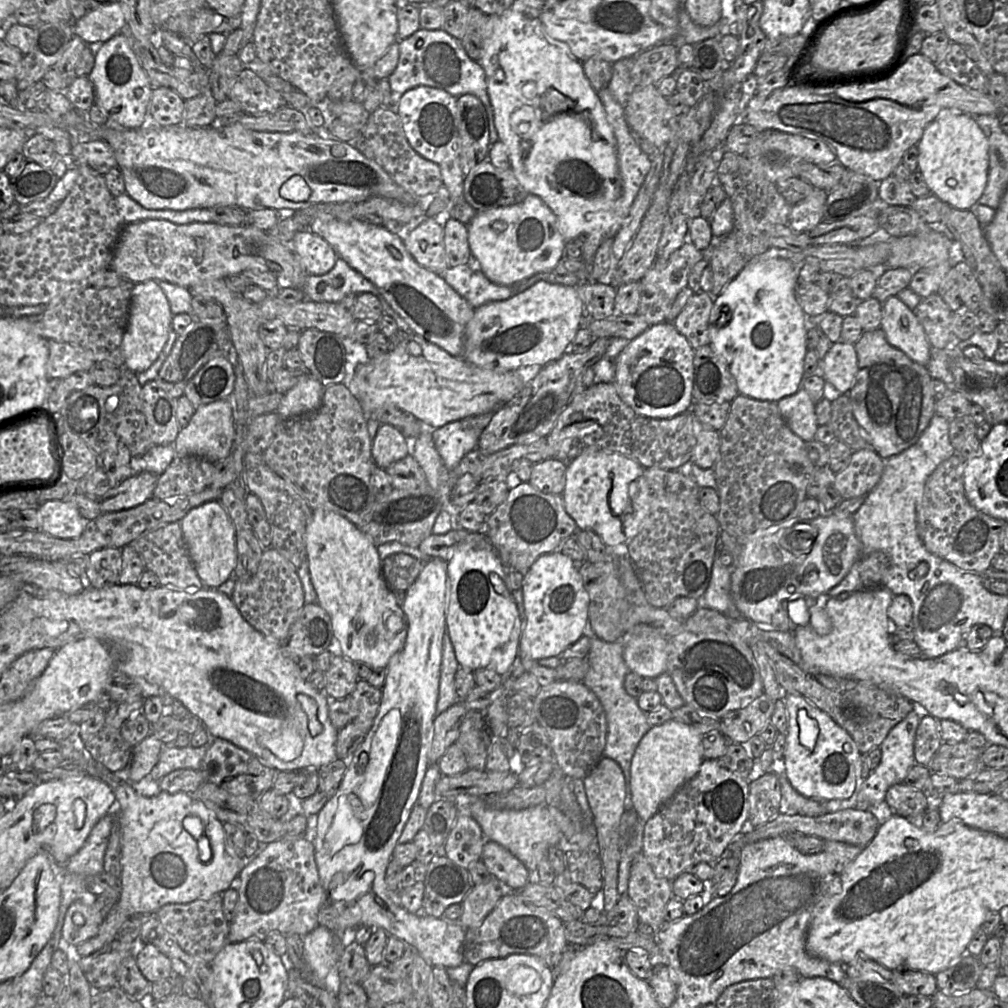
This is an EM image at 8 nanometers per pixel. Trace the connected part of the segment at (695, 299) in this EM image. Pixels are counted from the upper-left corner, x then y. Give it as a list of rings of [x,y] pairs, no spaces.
[[[706,292],[694,293],[673,321],[675,328],[684,335],[690,345],[696,349],[709,345],[709,318],[714,297]]]

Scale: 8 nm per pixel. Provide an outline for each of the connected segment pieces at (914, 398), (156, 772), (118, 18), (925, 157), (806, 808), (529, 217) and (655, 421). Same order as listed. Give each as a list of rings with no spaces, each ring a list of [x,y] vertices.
[[[881,328],[863,332],[854,346],[859,369],[855,383],[848,392],[853,415],[861,429],[869,435],[872,449],[887,460],[913,446],[936,415],[937,397],[933,378],[927,366],[914,362],[904,352],[890,345]]]
[[[173,744],[164,745],[159,760],[148,776],[160,781],[164,776],[177,769],[193,769],[200,770],[203,758],[211,745],[203,745],[201,747],[179,748]]]
[[[120,2],[89,10],[82,18],[73,22],[76,36],[86,44],[106,42],[120,33],[126,24]]]
[[[943,110],[925,128],[917,147],[919,149],[918,171],[922,173],[931,193],[952,208],[973,210],[986,188],[989,174],[988,141],[974,117],[960,110]]]
[[[778,775],[781,802],[779,813],[818,817],[827,813],[824,800],[808,799],[797,793],[784,775]]]
[[[530,193],[519,204],[478,211],[467,224],[467,231],[472,257],[479,261],[483,274],[495,284],[511,287],[538,273],[552,272],[563,256],[565,240],[556,216],[541,198]]]
[[[599,382],[577,393],[546,437],[555,458],[569,462],[584,452],[618,452],[644,468],[677,469],[692,461],[696,444],[691,411],[671,418],[637,414],[619,396],[613,383]]]

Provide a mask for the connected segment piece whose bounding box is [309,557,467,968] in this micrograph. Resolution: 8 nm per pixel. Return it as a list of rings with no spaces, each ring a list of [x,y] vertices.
[[[439,557],[430,558],[425,561],[419,576],[406,590],[401,608],[407,619],[407,636],[402,649],[388,663],[382,700],[374,723],[364,741],[348,760],[348,769],[337,792],[314,818],[314,833],[309,836],[314,842],[316,863],[326,898],[338,913],[337,924],[340,929],[334,933],[342,939],[344,946],[353,942],[352,932],[357,927],[381,927],[388,935],[415,947],[431,966],[444,968],[457,967],[465,961],[464,942],[467,929],[459,921],[429,916],[424,909],[416,913],[407,911],[401,906],[400,897],[398,899],[388,889],[385,874],[412,809],[418,804],[422,782],[429,767],[449,601],[447,562]]]

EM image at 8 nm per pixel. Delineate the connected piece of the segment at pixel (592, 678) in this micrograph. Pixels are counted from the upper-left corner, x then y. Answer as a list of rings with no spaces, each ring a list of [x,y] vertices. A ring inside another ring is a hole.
[[[594,635],[587,656],[589,669],[583,683],[597,695],[605,711],[608,732],[603,757],[615,760],[622,768],[626,783],[627,811],[630,811],[632,810],[630,790],[632,758],[640,740],[652,726],[647,721],[647,713],[638,706],[637,698],[629,695],[625,690],[624,679],[630,670],[624,660],[623,652],[624,639],[606,642]]]

